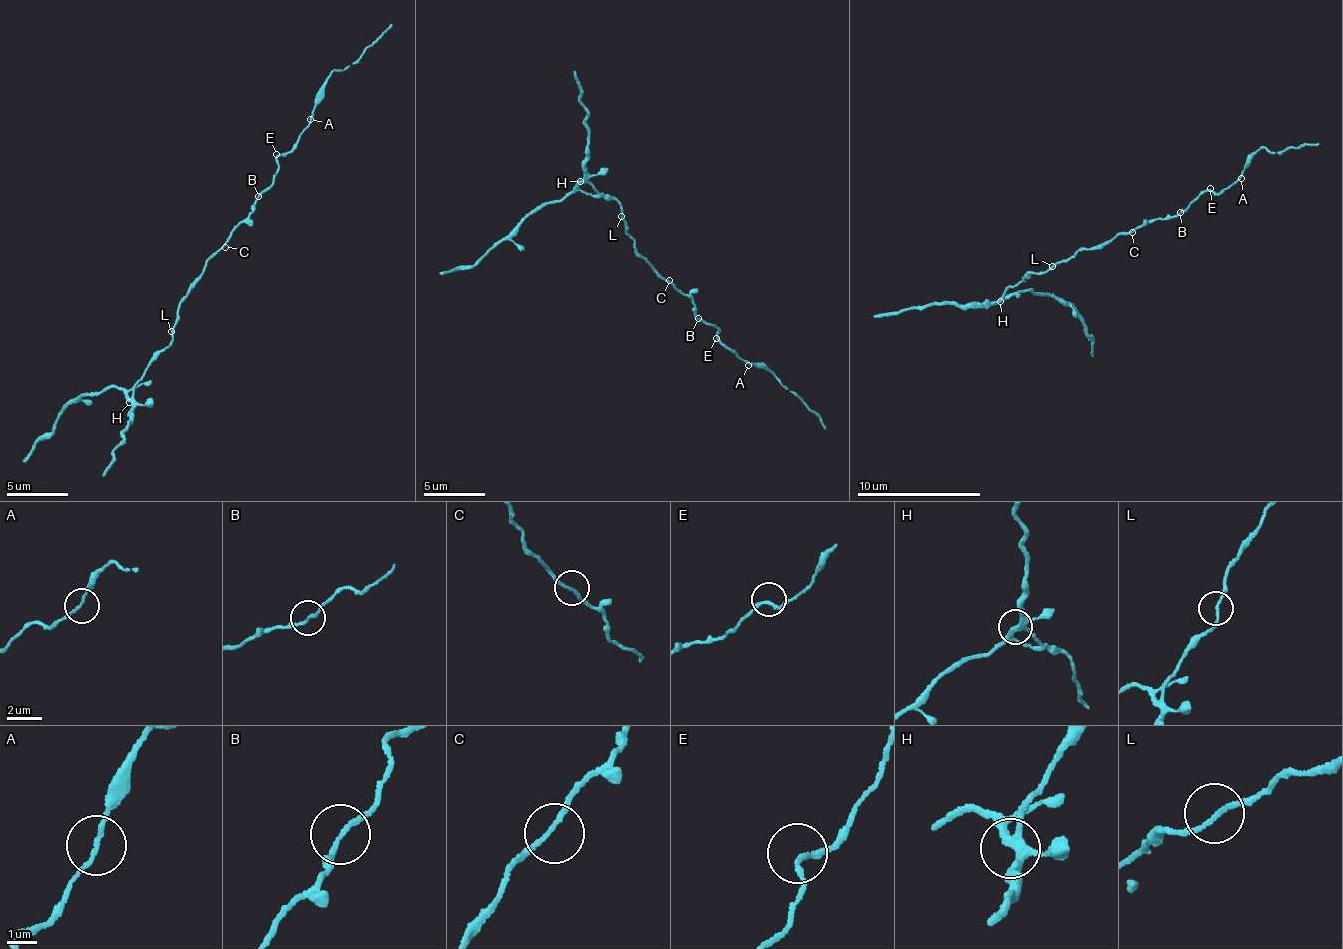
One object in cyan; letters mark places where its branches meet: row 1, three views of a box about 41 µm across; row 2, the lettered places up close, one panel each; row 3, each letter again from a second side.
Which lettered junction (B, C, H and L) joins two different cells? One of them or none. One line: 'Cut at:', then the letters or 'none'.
Cut at: none

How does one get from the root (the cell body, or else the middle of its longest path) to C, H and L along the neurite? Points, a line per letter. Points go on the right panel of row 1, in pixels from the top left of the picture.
C: (1108, 243), (1117, 236), (1132, 232)
H: (1108, 243), (1083, 249), (1072, 257), (1057, 261), (1045, 272), (1033, 273), (1006, 291), (1000, 301)
L: (1108, 243), (1083, 249), (1052, 266)

